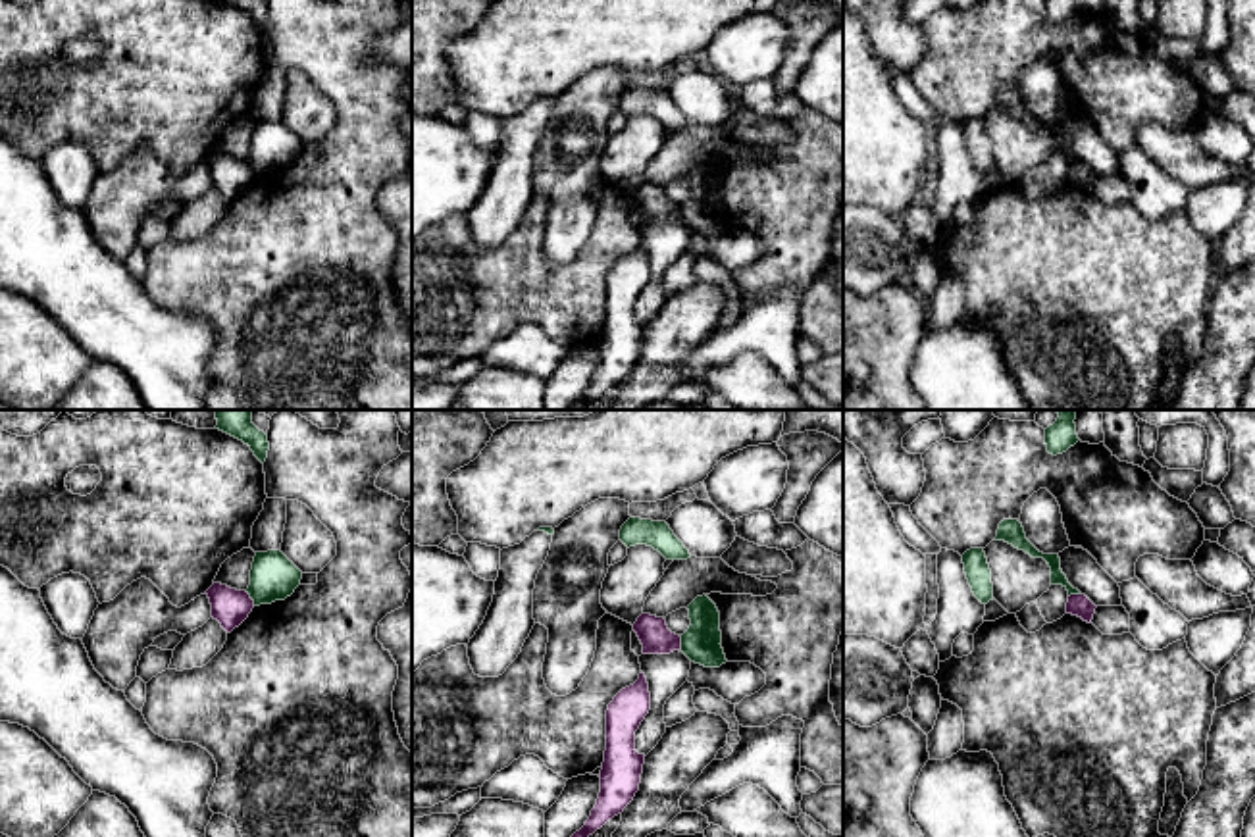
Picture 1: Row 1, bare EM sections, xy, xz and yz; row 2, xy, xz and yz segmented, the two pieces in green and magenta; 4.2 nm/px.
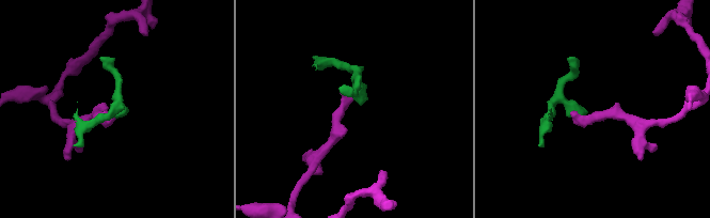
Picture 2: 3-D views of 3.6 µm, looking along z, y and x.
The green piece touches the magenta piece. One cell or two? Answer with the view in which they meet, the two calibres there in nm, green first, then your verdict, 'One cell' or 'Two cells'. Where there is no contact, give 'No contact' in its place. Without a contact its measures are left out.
Touches green in xz. Thickness 160 nm (green) against 130 nm. Two cells

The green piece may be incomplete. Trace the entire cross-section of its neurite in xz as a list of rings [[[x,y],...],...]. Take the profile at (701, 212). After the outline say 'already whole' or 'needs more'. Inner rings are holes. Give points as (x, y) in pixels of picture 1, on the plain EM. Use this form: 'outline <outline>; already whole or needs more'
outline [[[697,165],[689,175],[689,198],[681,206],[681,221],[695,233],[704,237],[720,237],[726,233],[720,200],[720,181],[706,165]]]; already whole

